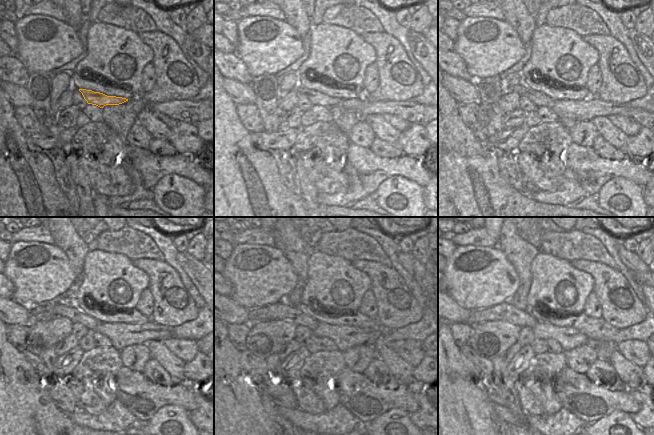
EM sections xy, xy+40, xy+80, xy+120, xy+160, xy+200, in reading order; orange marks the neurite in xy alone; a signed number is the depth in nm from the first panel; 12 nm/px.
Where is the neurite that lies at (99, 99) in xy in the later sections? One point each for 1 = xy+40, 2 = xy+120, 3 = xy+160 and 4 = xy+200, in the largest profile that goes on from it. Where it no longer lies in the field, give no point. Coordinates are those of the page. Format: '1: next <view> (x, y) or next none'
1: next xy+40 (316, 98)
2: next xy+120 (71, 312)
3: next xy+160 (282, 310)
4: next xy+200 (505, 311)

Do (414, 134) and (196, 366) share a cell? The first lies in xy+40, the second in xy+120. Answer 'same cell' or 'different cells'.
same cell

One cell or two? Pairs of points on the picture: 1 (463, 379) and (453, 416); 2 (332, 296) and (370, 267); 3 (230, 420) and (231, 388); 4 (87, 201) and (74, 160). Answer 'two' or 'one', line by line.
1: one
2: two
3: one
4: one

